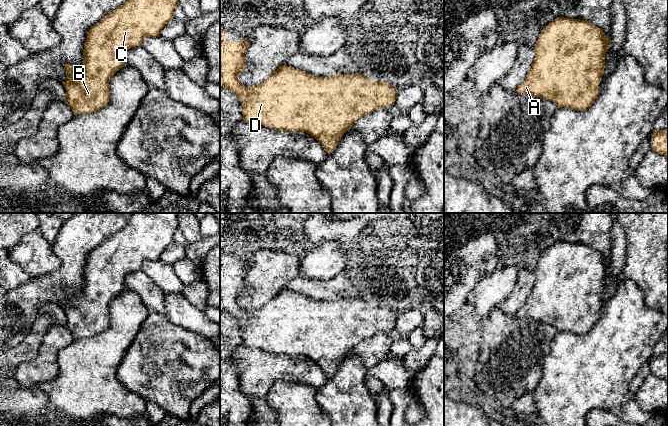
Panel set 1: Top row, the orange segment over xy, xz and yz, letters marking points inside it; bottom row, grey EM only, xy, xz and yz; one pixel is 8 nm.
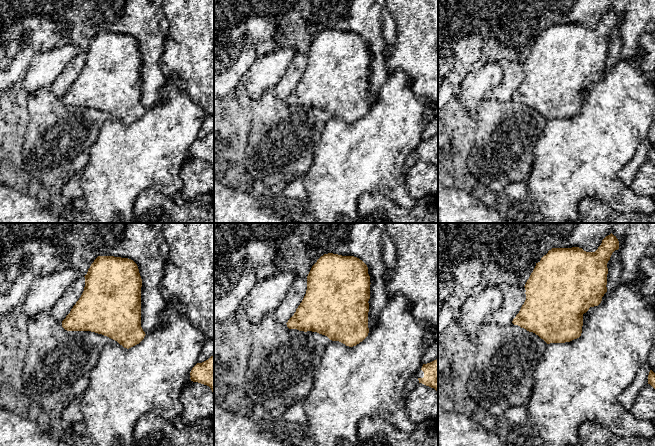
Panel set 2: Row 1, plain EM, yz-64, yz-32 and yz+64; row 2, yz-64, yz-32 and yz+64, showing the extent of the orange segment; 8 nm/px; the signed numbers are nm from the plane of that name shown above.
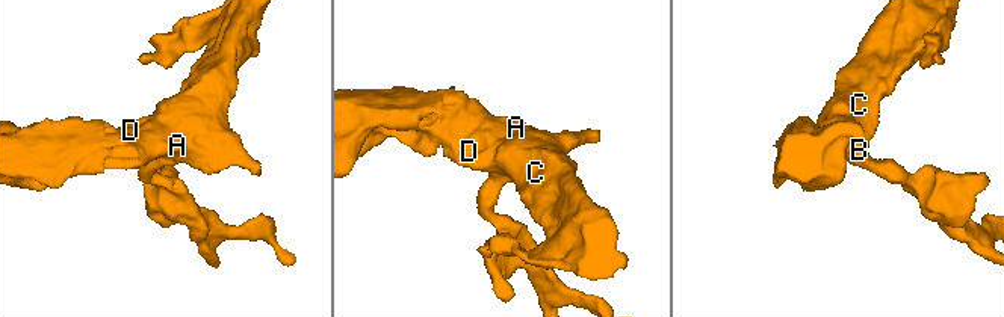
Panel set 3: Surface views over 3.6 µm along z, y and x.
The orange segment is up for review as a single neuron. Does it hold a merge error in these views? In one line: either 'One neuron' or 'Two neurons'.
One neuron

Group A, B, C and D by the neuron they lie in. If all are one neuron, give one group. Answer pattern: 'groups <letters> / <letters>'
groups A B C D

